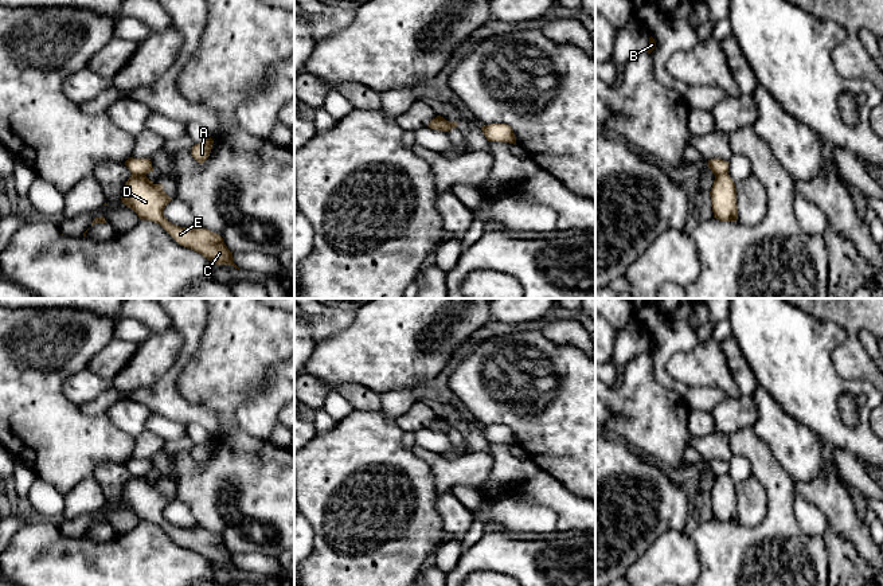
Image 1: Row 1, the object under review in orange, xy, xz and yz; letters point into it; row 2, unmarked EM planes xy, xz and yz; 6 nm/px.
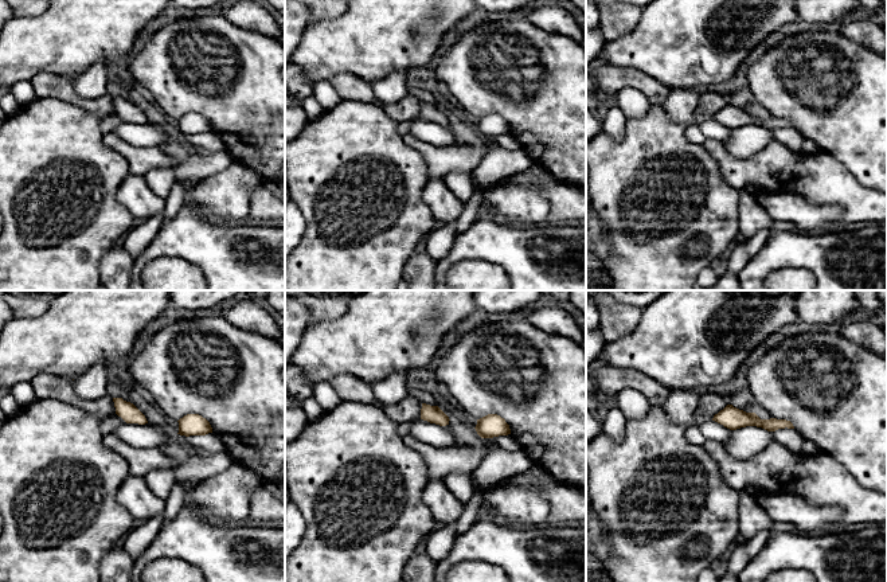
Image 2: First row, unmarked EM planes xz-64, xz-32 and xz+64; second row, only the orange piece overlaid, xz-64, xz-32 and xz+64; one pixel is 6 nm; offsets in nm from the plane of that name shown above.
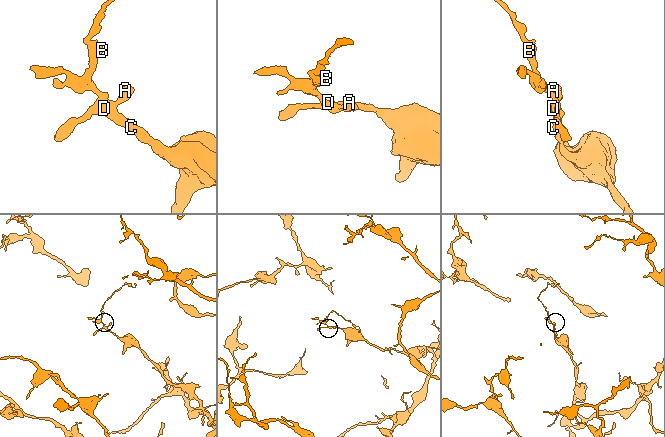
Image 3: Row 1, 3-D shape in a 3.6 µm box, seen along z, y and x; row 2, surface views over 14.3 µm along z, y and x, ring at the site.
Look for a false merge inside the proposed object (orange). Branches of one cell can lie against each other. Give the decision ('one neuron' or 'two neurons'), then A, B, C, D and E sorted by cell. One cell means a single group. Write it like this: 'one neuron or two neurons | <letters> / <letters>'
two neurons | A C D E / B

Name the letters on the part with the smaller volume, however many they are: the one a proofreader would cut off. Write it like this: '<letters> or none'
B

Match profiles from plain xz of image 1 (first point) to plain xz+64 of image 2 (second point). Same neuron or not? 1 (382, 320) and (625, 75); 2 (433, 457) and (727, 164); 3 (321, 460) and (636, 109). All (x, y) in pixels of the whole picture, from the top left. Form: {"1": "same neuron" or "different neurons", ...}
{"1": "different neurons", "2": "same neuron", "3": "different neurons"}

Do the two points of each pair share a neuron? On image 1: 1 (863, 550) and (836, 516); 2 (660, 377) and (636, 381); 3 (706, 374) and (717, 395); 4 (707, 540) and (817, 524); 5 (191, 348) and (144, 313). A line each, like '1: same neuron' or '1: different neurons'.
1: same neuron
2: different neurons
3: different neurons
4: different neurons
5: different neurons

